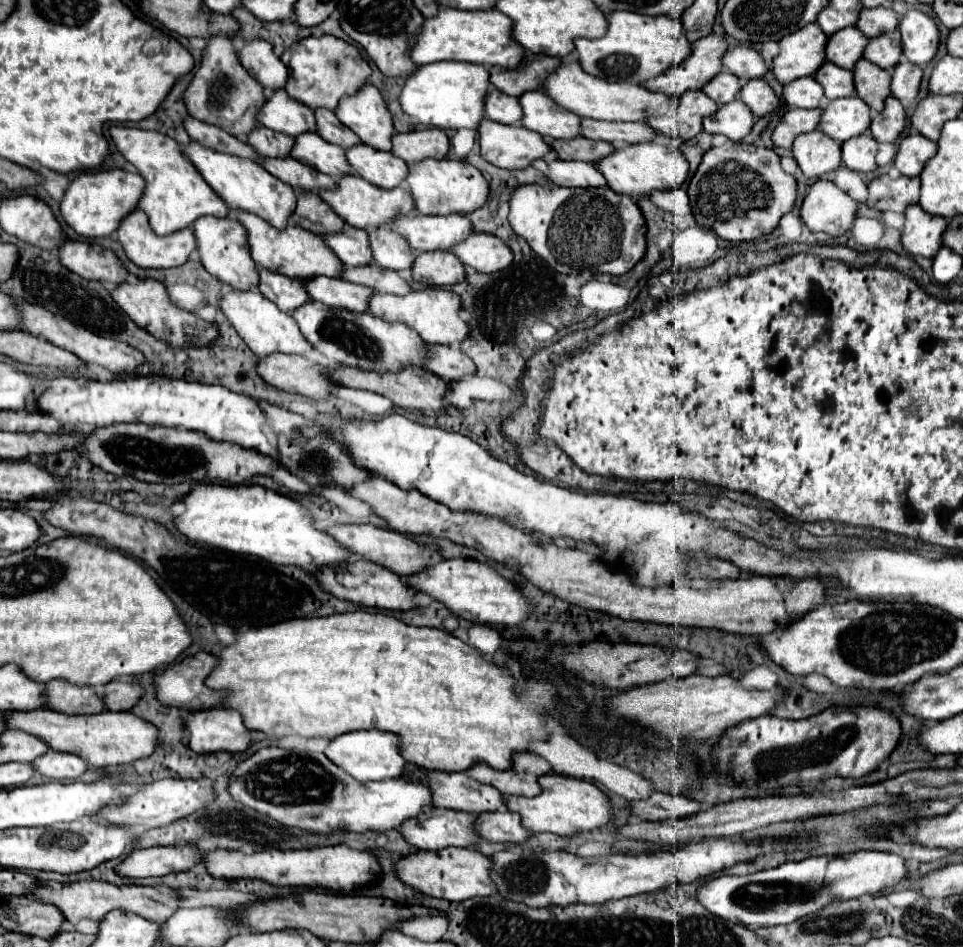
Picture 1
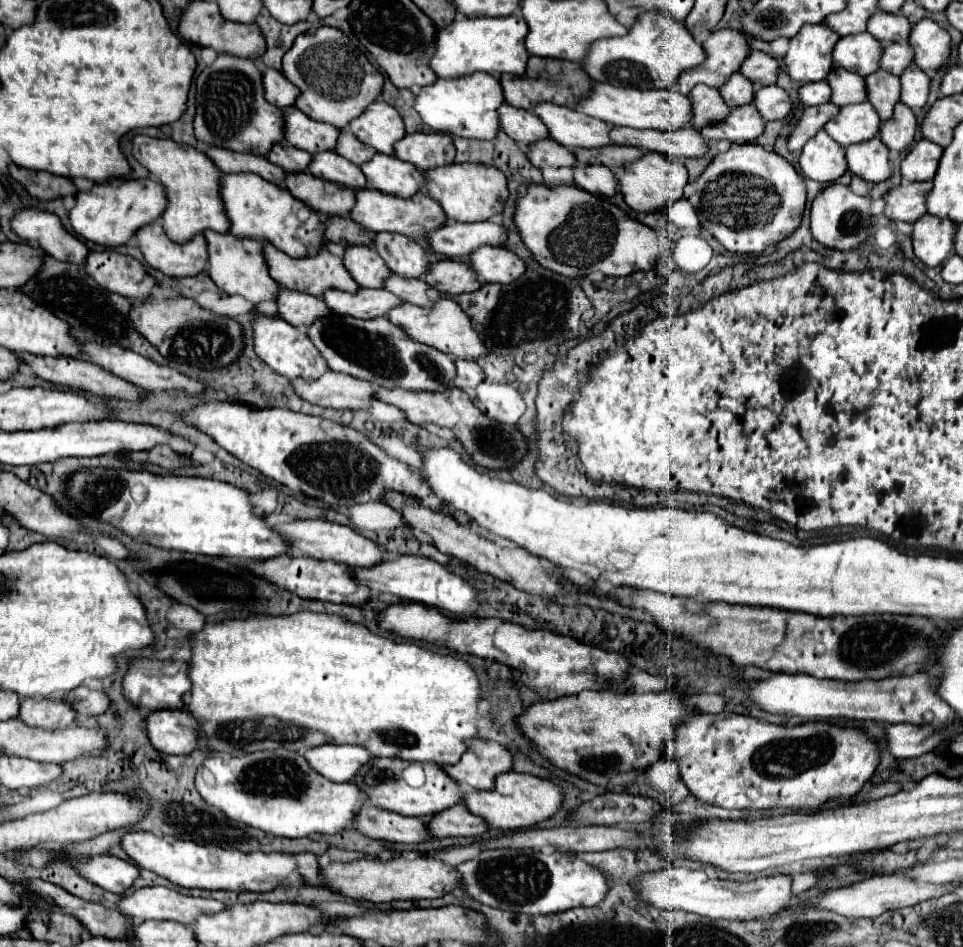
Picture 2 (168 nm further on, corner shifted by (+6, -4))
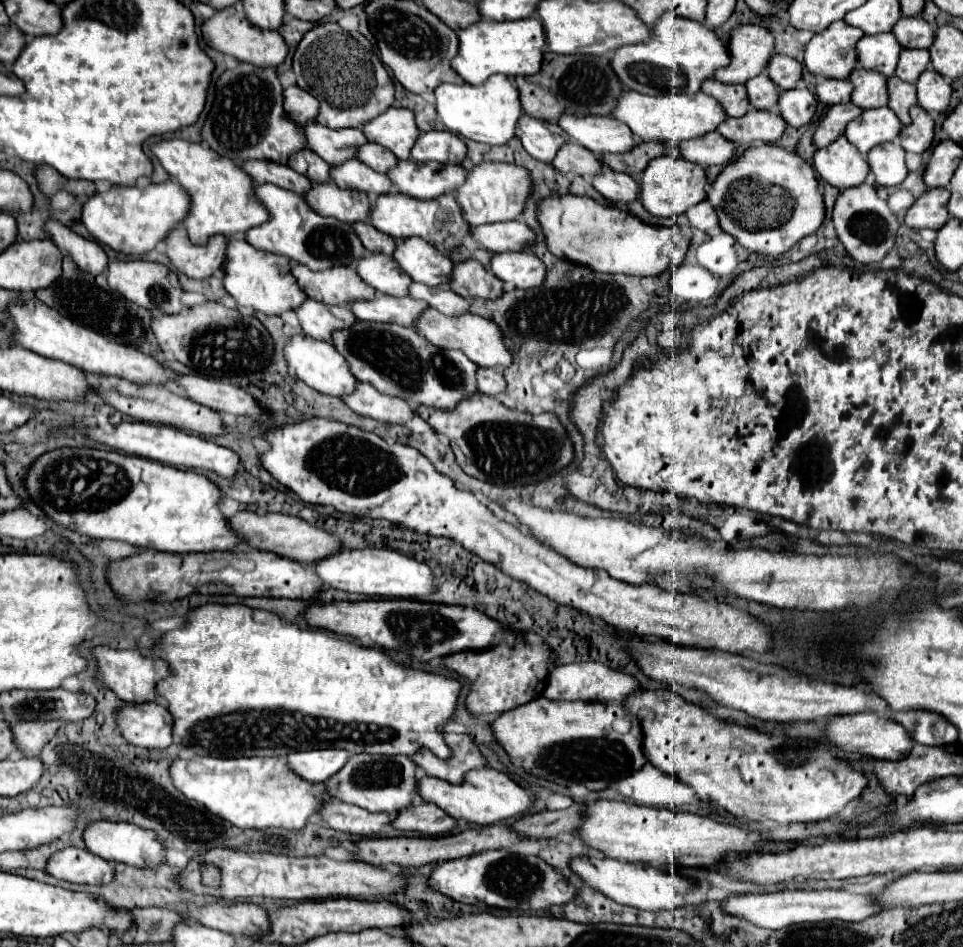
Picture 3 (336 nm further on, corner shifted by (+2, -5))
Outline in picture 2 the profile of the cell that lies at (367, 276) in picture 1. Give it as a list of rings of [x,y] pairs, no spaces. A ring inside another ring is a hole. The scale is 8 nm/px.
[[[389,275],[383,283],[383,287],[391,293],[395,293],[399,299],[419,305],[419,307],[431,307],[435,303],[429,287],[423,283],[423,279],[407,279],[399,275]]]

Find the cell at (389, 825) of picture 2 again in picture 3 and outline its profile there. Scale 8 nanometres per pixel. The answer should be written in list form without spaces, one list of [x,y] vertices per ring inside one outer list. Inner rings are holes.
[[[339,800],[331,802],[331,806],[327,806],[327,810],[323,810],[321,816],[327,820],[331,828],[361,838],[379,836],[379,832],[393,820],[389,814],[373,814],[359,806],[343,804]]]

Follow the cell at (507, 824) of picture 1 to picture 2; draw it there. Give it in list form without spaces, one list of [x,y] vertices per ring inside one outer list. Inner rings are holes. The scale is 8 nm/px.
[[[455,805],[455,809],[443,809],[443,813],[435,813],[427,829],[431,829],[433,837],[481,837],[487,833],[487,823],[469,813],[463,805]]]

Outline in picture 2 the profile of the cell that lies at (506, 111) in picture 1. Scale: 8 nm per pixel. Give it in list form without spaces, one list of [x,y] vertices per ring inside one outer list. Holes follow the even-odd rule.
[[[503,103],[499,109],[499,121],[503,131],[521,147],[549,137],[547,127],[539,121],[539,117],[535,117],[535,113],[511,107],[507,103]]]

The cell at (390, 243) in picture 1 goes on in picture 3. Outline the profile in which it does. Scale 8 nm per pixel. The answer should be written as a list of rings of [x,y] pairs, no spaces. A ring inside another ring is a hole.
[[[405,238],[397,242],[393,258],[401,270],[413,278],[413,282],[441,286],[451,280],[453,262],[423,238]]]

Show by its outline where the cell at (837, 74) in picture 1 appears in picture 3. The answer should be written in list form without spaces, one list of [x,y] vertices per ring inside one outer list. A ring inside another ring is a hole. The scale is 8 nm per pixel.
[[[859,64],[849,74],[849,82],[853,84],[851,104],[859,108],[879,108],[887,104],[887,78],[883,74],[875,74],[873,70],[863,70]]]

